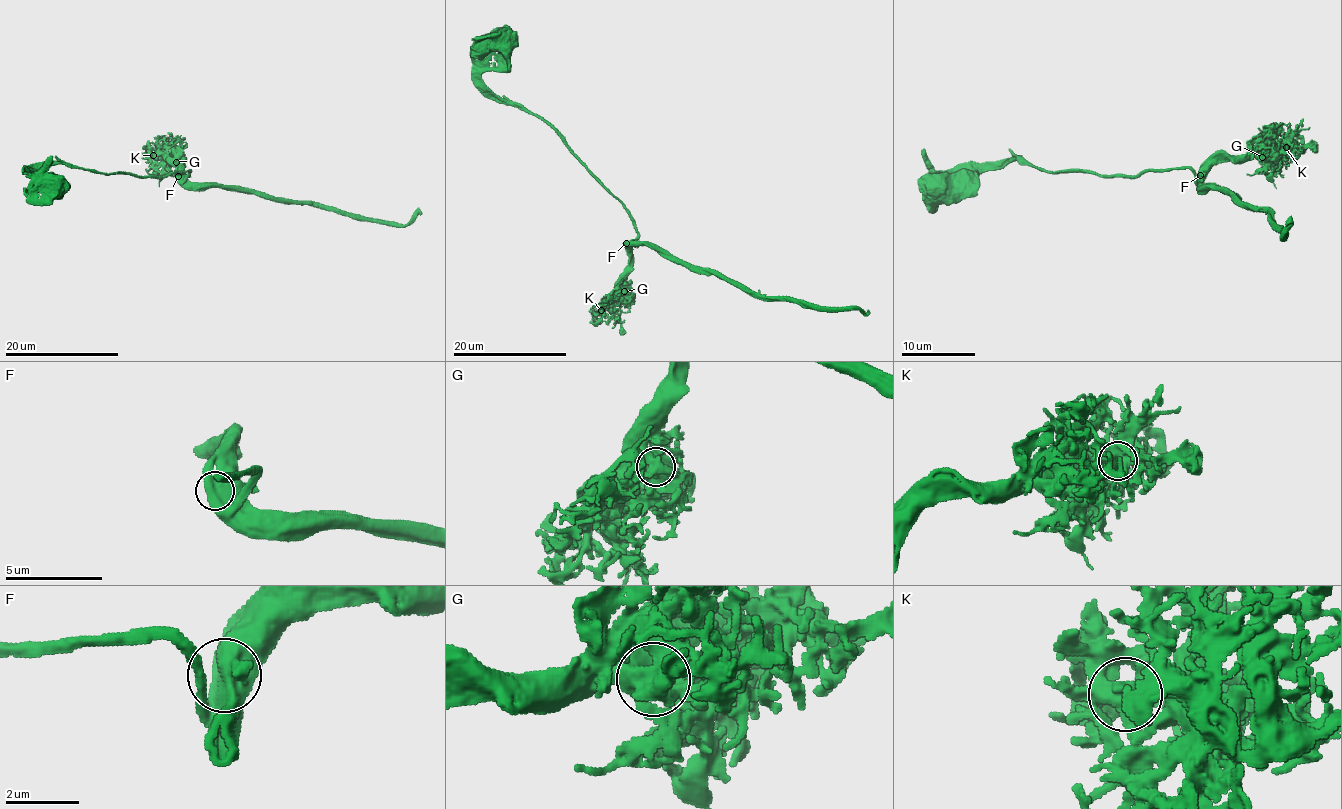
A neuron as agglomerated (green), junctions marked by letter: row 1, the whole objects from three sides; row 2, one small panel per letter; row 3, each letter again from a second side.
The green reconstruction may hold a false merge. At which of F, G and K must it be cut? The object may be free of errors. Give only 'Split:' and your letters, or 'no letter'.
Split: no letter

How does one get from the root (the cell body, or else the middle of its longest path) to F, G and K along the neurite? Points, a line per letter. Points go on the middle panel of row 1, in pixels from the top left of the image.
F: (504, 42), (481, 75), (483, 82), (498, 96), (541, 116), (568, 150), (622, 204), (637, 233), (625, 243)
G: (504, 42), (481, 75), (483, 82), (498, 96), (541, 116), (632, 222), (637, 236), (628, 242), (624, 291)
K: (504, 42), (483, 82), (541, 116), (622, 204), (637, 233), (628, 242), (620, 290), (601, 310)

